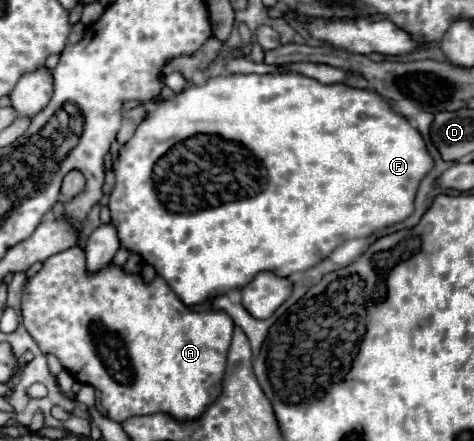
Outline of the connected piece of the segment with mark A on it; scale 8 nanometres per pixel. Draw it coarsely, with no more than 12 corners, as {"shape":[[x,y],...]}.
{"shape":[[43,262],[23,324],[119,424],[197,420],[233,320],[157,276]]}

